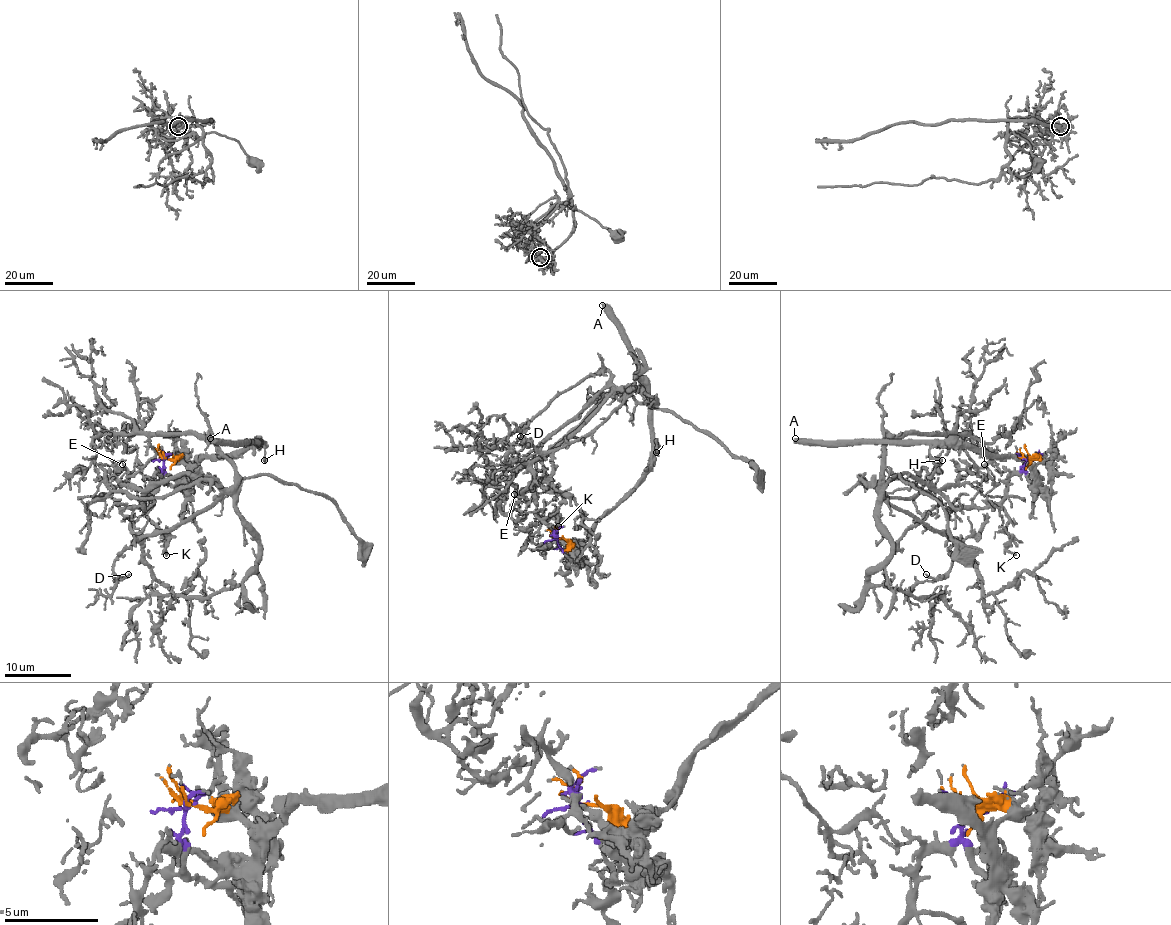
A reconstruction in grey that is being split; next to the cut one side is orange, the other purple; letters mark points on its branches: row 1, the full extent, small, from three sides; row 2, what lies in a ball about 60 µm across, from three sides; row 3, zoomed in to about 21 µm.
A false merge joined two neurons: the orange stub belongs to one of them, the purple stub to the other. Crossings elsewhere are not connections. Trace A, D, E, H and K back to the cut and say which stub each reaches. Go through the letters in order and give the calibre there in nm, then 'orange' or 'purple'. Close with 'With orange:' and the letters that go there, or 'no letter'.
A: 550 nm thick; orange
D: 160 nm thick; purple
E: 150 nm thick; purple
H: 320 nm thick; orange
K: 170 nm thick; purple
With orange: A, H

